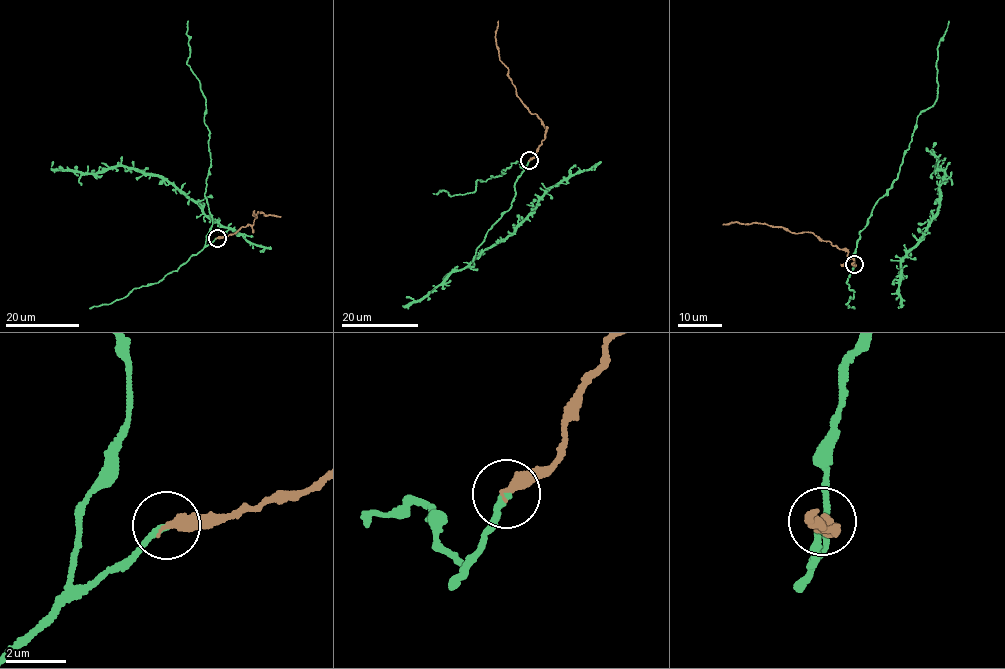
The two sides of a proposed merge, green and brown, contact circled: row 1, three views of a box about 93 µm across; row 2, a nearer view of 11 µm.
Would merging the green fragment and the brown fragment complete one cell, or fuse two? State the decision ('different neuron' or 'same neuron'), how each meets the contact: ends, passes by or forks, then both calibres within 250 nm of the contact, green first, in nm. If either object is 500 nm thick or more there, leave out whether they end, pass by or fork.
same neuron | green ends | brown ends | 200/400 nm

